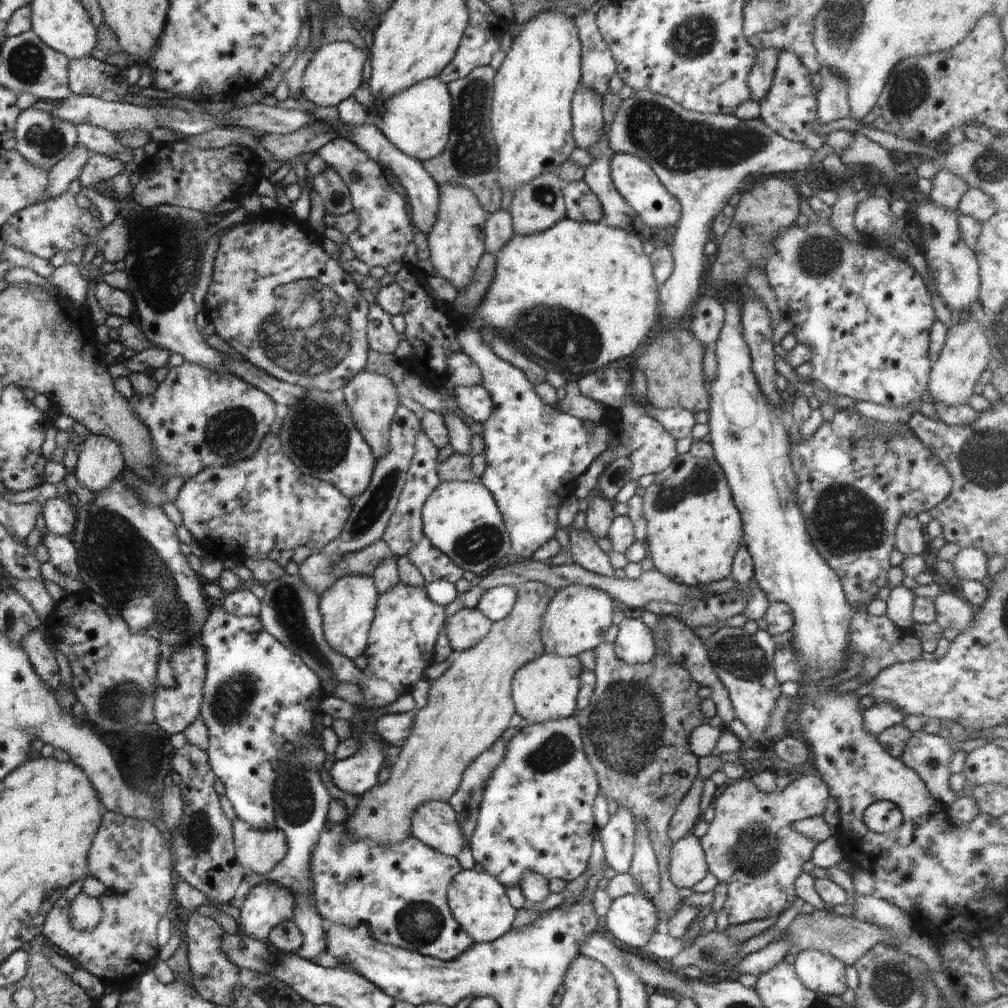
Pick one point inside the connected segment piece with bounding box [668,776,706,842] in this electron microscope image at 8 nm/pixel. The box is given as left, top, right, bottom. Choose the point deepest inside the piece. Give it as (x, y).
(687, 815)

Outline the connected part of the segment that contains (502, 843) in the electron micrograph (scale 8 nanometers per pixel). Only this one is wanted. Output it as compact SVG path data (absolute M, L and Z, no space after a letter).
M575 715L526 725L510 738L502 764L494 769L484 786L478 822L473 838L469 840L475 861L505 887L518 886L526 872L536 872L548 880L562 879L567 883L578 878L588 868L592 842L598 831L592 808L599 790L595 770L583 749L581 728Z

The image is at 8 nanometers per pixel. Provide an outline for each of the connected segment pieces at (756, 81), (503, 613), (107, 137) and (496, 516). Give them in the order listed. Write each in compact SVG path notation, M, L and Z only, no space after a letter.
M776 48L758 50L754 66L747 78L748 88L752 94L751 100L760 102L772 86L778 55L779 51Z
M497 586L488 589L482 596L476 608L490 620L490 622L506 618L514 604L516 604L517 589L511 586Z
M87 122L75 127L77 128L78 144L88 149L90 153L100 153L108 158L118 159L125 165L132 163L132 149L125 147L119 136Z
M480 478L468 482L441 481L424 502L421 517L423 535L463 571L470 570L470 572L480 576L486 570L490 570L492 566L500 564L506 556L512 555L513 550L508 529L504 526L504 520L502 520L500 510L496 506L496 500L494 500L492 492L482 484Z

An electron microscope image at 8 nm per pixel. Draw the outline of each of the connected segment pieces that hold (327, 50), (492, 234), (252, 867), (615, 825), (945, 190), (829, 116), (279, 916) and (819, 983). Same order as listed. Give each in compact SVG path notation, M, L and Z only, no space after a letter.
M348 41L323 42L302 73L300 96L318 106L338 106L346 98L353 96L354 90L362 83L362 70L369 56L370 53Z
M501 209L492 212L491 216L486 220L483 230L485 239L484 253L489 252L495 255L500 253L500 248L504 248L504 244L508 244L508 240L514 234L511 214Z
M238 817L232 826L236 862L246 876L262 878L286 856L286 836L280 829L256 830Z
M622 806L610 816L606 826L601 828L600 840L605 852L605 861L618 874L628 873L633 857L634 814Z
M941 166L931 181L932 190L929 192L929 200L944 208L950 208L952 212L957 212L958 202L969 188L964 178L952 174L948 168Z
M828 68L819 70L822 78L821 87L817 92L817 112L820 124L828 124L839 118L850 115L848 86L846 80Z
M254 882L252 889L240 906L238 924L241 933L256 940L267 940L272 928L284 920L293 920L296 898L276 882Z
M816 949L803 950L796 955L793 965L808 990L840 997L846 992L846 966L830 953Z

